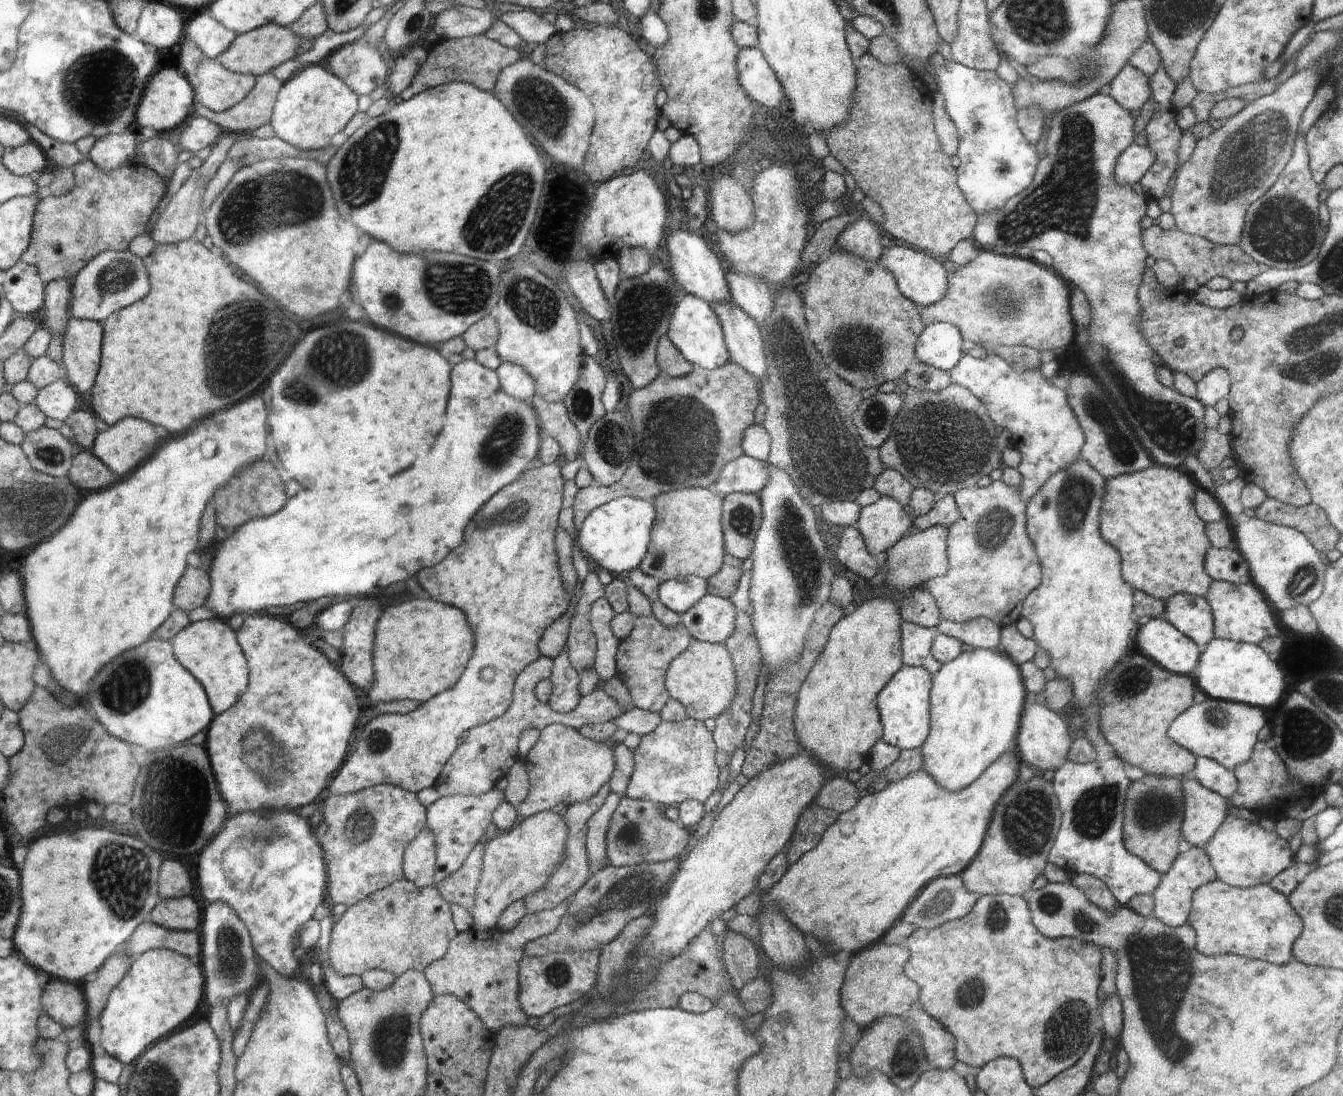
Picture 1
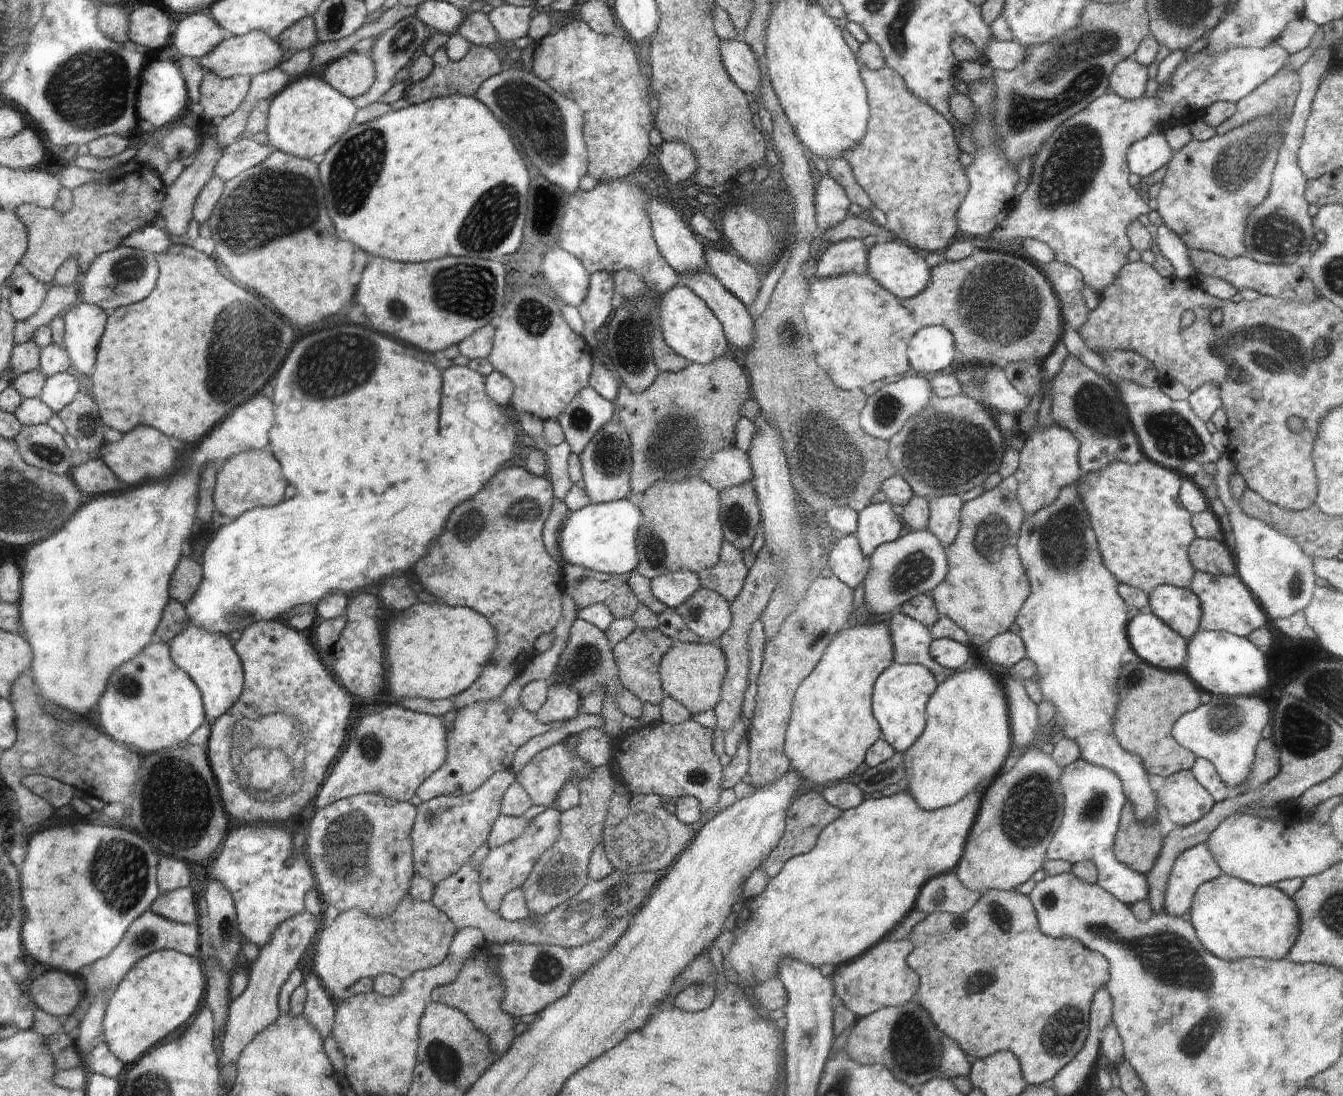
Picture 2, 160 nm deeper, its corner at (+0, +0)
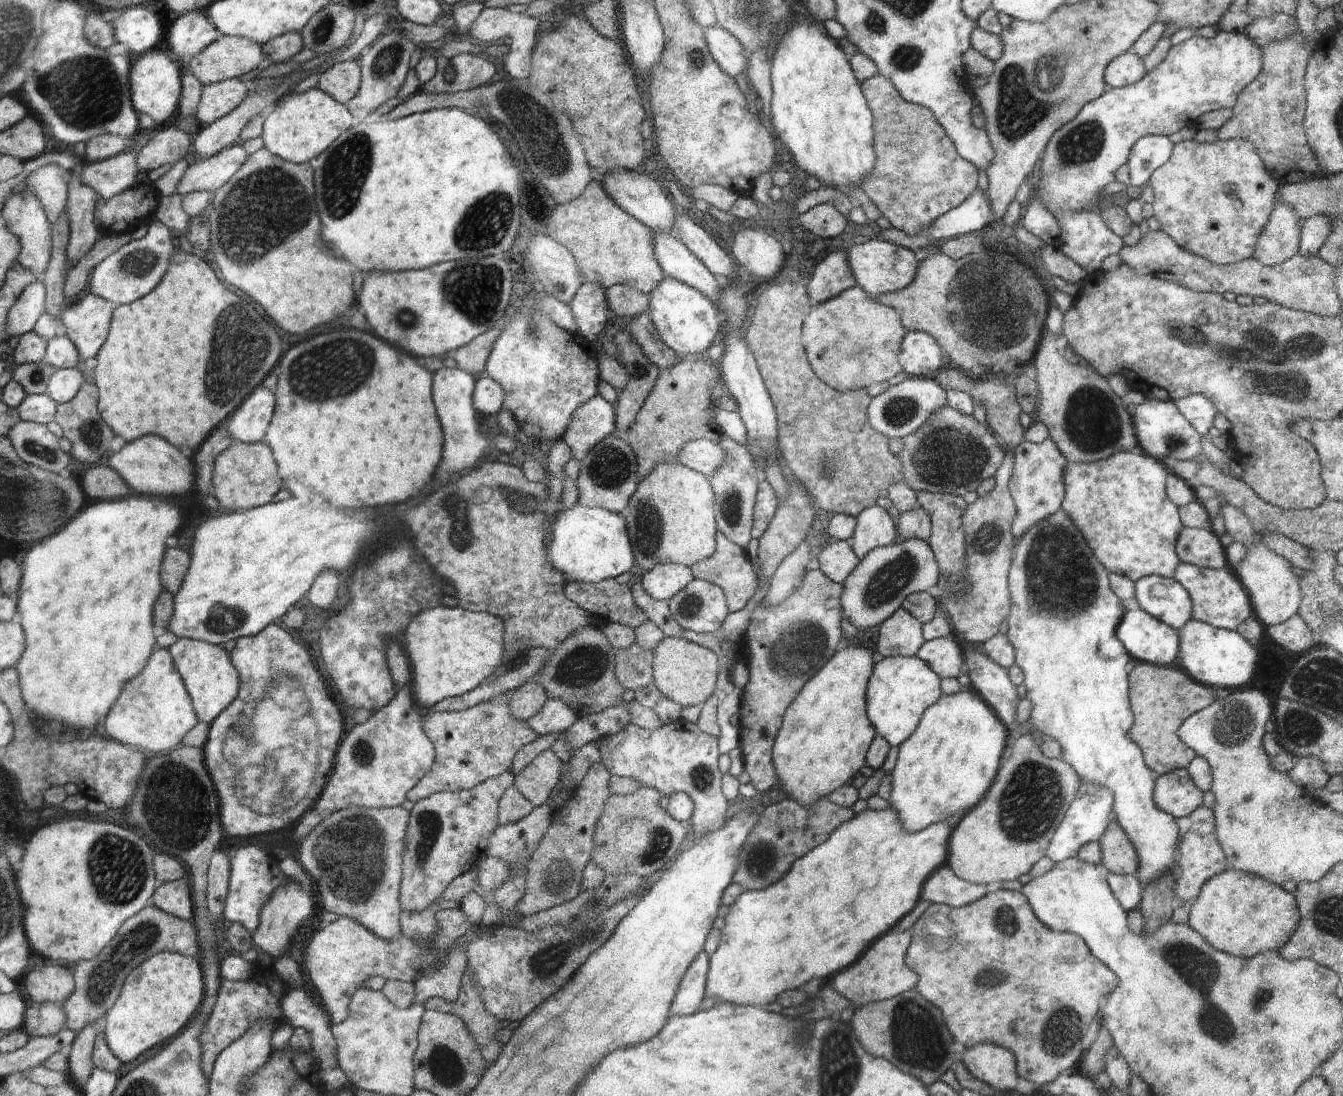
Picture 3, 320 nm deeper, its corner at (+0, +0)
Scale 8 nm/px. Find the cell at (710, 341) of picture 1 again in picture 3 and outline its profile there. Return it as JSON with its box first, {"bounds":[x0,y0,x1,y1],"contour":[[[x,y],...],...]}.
{"bounds":[646,276,720,356],"contour":[[[664,276],[658,288],[649,294],[649,308],[646,312],[656,327],[660,340],[678,356],[703,354],[720,332],[716,310],[712,301],[699,289],[680,282],[671,276]]]}

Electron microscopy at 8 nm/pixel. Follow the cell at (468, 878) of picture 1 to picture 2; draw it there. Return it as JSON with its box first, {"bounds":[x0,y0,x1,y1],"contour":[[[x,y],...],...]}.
{"bounds":[431,858,671,948],"contour":[[[472,858],[454,875],[434,886],[431,903],[447,913],[458,928],[479,928],[485,940],[490,943],[518,941],[525,945],[556,945],[568,948],[590,943],[624,915],[634,916],[635,912],[646,904],[658,880],[664,878],[670,869],[671,867],[656,872],[624,873],[620,868],[616,868],[606,878],[599,881],[588,880],[578,895],[559,904],[545,915],[531,914],[519,921],[509,921],[501,917],[499,912],[492,912],[483,903],[479,889],[479,870]]]}

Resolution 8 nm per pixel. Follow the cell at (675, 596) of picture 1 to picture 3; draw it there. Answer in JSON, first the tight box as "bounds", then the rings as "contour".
{"bounds":[639,563,694,600],"contour":[[[660,563],[639,578],[642,588],[654,600],[672,599],[694,579],[690,567],[678,563]]]}

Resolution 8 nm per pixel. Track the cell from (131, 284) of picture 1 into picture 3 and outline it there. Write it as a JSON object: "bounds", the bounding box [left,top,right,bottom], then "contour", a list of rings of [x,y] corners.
{"bounds":[91,218,176,305],"contour":[[[157,218],[148,222],[148,231],[139,240],[131,239],[114,254],[105,258],[93,271],[91,292],[116,304],[127,305],[150,294],[170,270],[171,256],[176,247],[172,243],[170,229]]]}

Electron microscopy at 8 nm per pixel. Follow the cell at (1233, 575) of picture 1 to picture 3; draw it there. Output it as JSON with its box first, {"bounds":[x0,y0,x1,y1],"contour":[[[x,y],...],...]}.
{"bounds":[1176,527,1227,568],"contour":[[[1182,527],[1176,541],[1176,554],[1181,562],[1200,568],[1227,568],[1225,547],[1212,530]]]}

